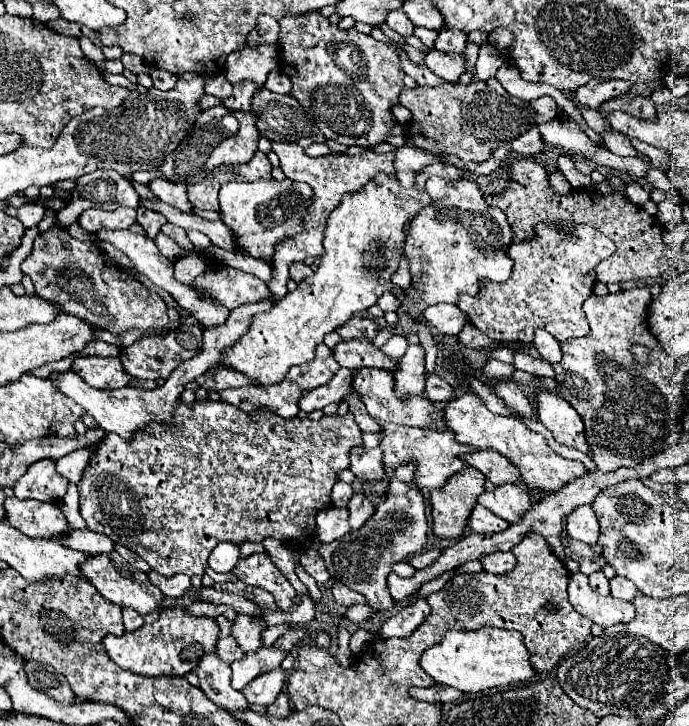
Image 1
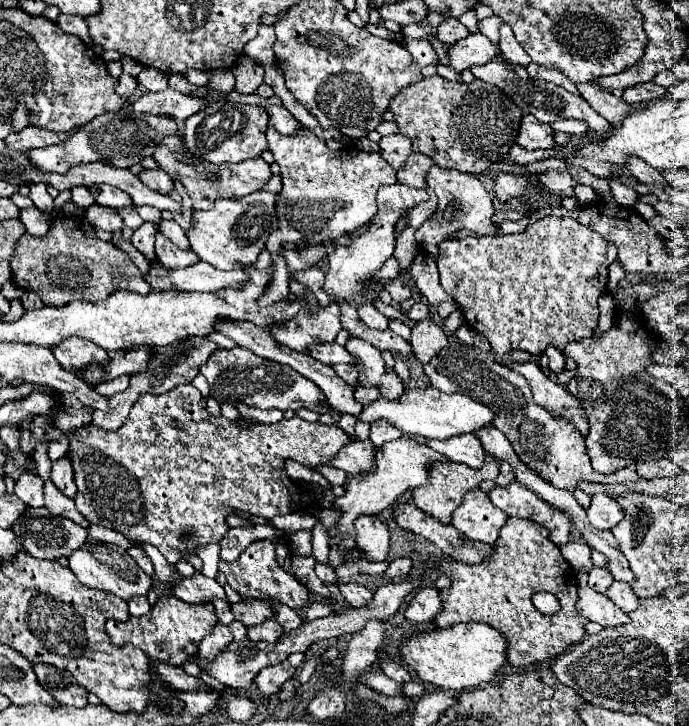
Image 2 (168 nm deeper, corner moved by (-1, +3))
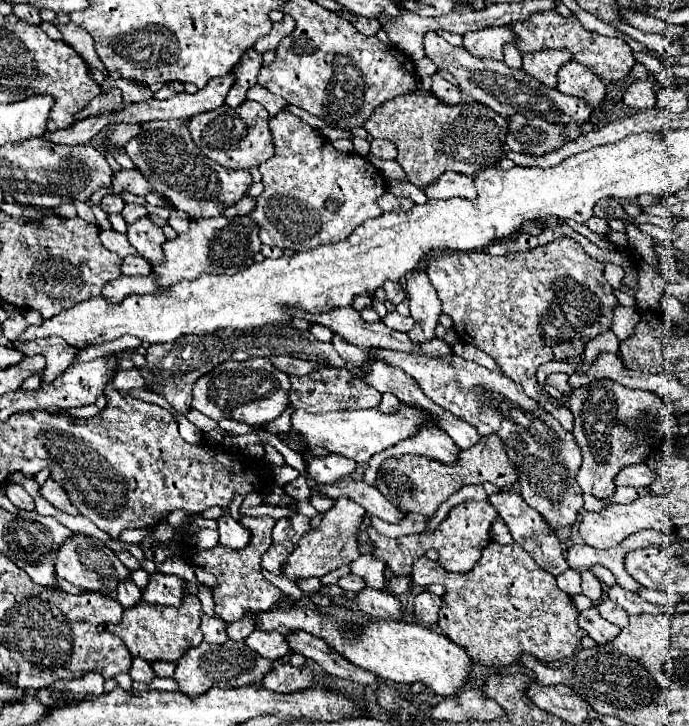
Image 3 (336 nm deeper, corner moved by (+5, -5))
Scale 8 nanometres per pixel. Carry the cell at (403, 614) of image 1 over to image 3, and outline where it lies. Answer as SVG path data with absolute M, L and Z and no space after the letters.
M423 591L423 593L419 593L419 595L415 597L413 615L415 615L415 619L419 619L421 623L425 623L425 625L431 627L431 625L437 623L437 613L439 613L441 605L443 605L441 597Z

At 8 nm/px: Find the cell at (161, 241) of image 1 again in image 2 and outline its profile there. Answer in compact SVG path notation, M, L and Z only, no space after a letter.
M171 219L171 221L161 221L161 231L177 245L177 247L181 247L181 249L185 249L187 251L187 247L185 247L185 231Z

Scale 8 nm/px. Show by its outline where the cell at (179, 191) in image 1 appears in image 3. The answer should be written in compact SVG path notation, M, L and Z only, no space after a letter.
M121 169L121 171L115 173L115 179L113 179L109 189L103 189L103 191L99 189L95 195L91 195L89 205L99 205L103 195L107 195L107 193L121 193L121 191L131 191L133 195L147 197L153 191L153 187L151 187L151 183L147 183L147 179L137 169L133 169L133 171Z

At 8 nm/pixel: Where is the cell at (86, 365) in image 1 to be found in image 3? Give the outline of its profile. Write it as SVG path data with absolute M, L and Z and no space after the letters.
M59 337L35 339L35 341L27 341L27 343L19 343L15 347L29 357L43 355L47 359L47 365L45 365L43 375L41 375L43 377L41 385L47 385L47 383L55 381L55 377L61 375L79 355L79 349L63 343L63 339L59 339Z

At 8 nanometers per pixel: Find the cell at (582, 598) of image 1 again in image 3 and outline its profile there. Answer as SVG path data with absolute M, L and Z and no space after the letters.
M589 607L589 609L581 611L579 617L577 617L577 623L579 623L579 627L585 629L587 635L593 637L599 645L603 645L603 643L607 643L607 641L613 641L613 639L619 635L619 631L621 631L621 629L615 627L613 623L607 623L607 621L599 615L597 607Z

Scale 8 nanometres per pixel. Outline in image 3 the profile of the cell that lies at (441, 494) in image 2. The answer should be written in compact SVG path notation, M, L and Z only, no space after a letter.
M497 435L481 437L481 441L477 445L461 451L459 463L455 463L455 465L443 465L443 463L437 463L433 459L425 459L419 455L389 457L379 465L375 485L401 511L419 513L423 517L433 517L435 511L439 509L439 505L443 501L447 501L453 493L457 493L463 485L485 483L485 481L501 487L501 489L509 487L517 481L515 469L509 463L505 449L501 447L501 441Z

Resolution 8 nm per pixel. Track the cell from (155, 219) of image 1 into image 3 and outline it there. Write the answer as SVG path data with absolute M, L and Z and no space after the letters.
M129 255L127 259L123 259L121 271L123 271L123 275L149 275L151 263L147 259L143 259L141 255Z

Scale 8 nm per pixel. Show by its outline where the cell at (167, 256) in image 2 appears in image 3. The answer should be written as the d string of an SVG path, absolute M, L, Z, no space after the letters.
M141 217L139 221L135 221L127 227L127 239L137 249L137 253L147 257L151 263L163 261L165 235L147 217Z

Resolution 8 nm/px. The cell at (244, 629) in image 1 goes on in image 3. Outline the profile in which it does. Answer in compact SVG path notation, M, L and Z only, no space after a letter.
M253 631L245 643L257 651L261 657L267 657L267 659L281 659L283 655L289 653L289 647L285 643L285 637L281 633L275 633L275 631Z

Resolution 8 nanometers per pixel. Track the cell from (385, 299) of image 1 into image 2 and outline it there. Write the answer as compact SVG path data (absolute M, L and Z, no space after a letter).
M397 277L397 279L393 279L393 281L387 281L385 283L385 289L391 293L391 297L395 299L395 301L405 301L405 299L409 299L411 297L411 289Z

